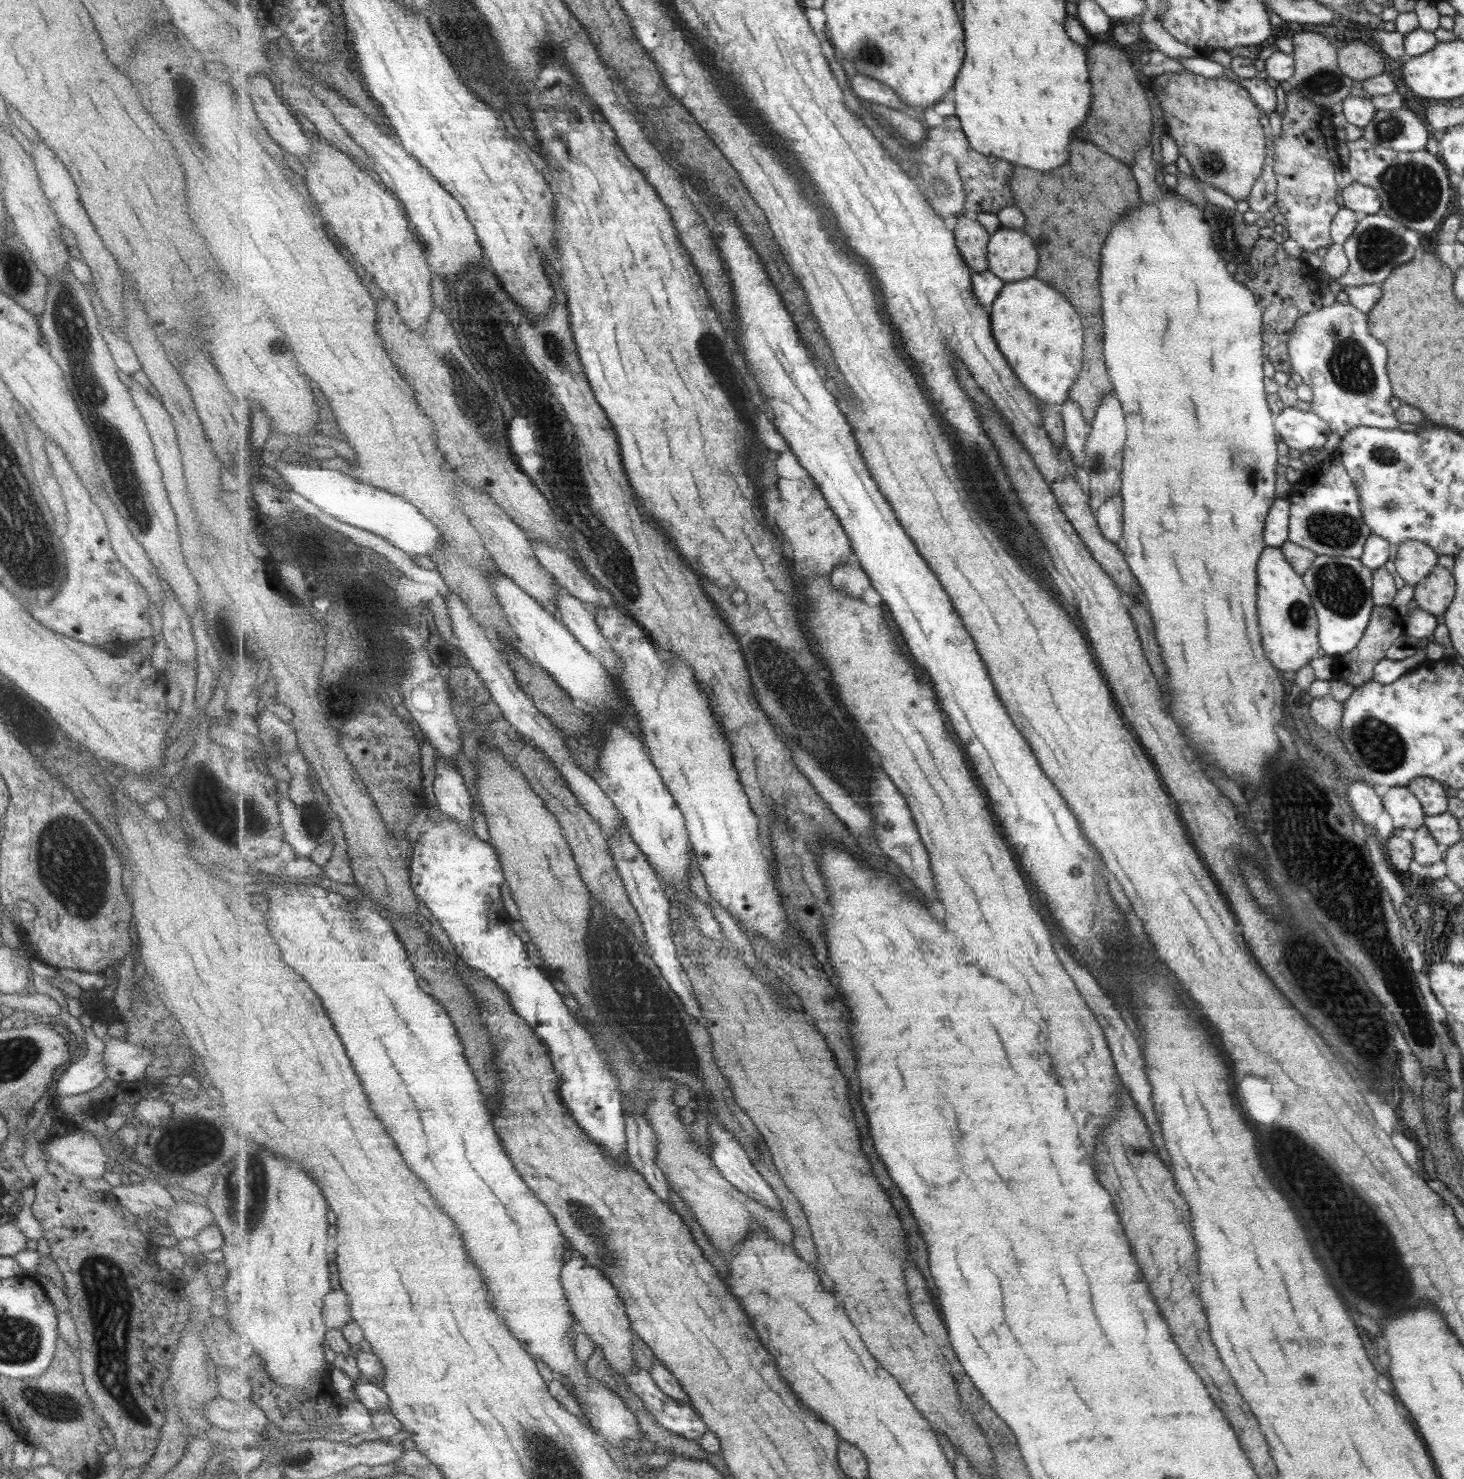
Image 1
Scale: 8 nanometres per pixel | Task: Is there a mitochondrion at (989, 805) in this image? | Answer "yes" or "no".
no

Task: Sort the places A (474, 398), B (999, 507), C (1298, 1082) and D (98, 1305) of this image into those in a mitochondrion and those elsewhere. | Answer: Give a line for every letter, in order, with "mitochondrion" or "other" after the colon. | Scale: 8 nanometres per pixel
A: mitochondrion
B: mitochondrion
C: other
D: mitochondrion

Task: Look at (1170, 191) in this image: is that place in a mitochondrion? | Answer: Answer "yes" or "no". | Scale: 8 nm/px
no

